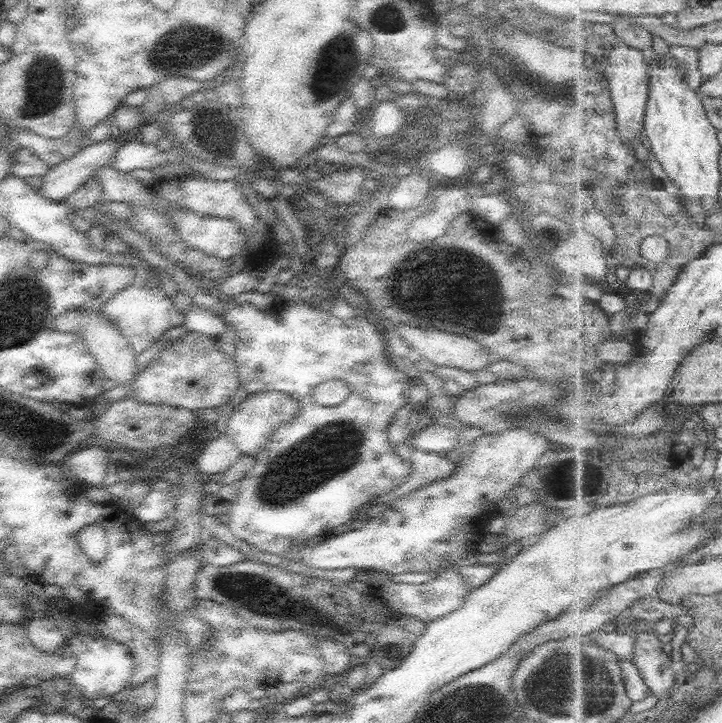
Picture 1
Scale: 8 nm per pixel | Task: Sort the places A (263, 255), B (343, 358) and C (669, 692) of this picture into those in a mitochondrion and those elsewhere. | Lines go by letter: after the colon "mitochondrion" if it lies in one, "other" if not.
A: other
B: other
C: other

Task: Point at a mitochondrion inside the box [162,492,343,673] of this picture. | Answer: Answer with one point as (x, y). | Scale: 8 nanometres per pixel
(228, 627)

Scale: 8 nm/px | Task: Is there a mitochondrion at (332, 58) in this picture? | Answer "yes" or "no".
yes

